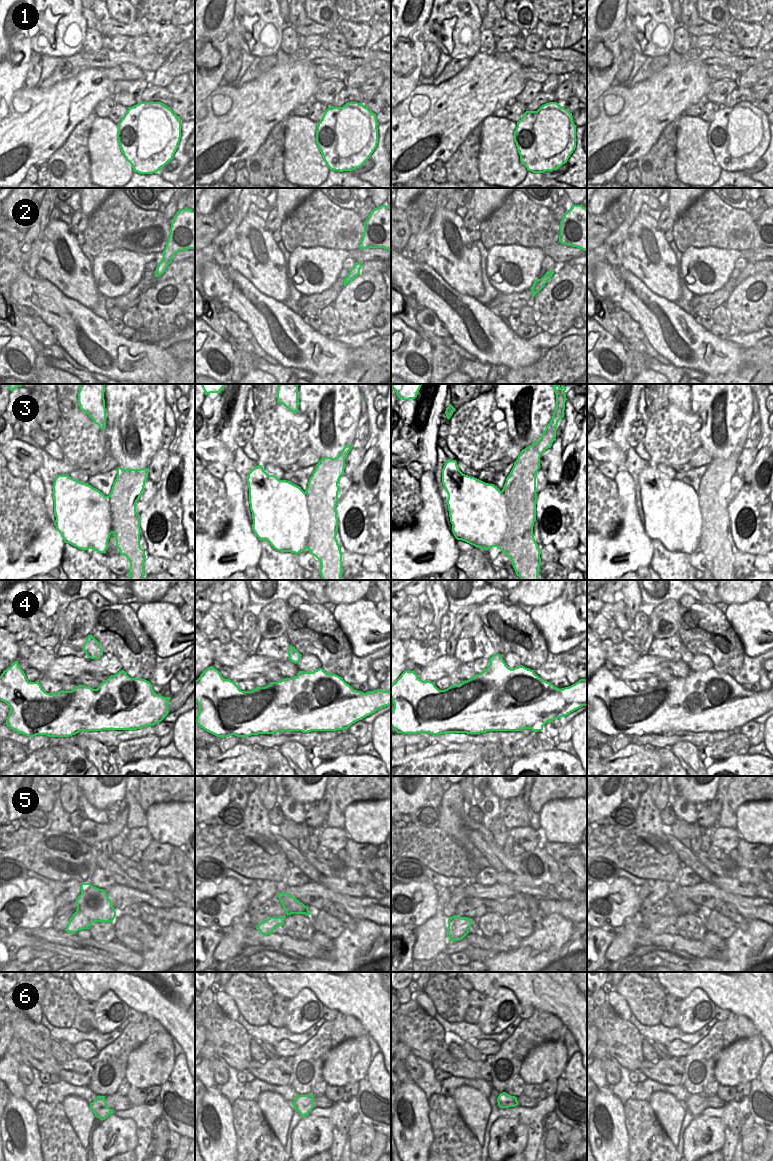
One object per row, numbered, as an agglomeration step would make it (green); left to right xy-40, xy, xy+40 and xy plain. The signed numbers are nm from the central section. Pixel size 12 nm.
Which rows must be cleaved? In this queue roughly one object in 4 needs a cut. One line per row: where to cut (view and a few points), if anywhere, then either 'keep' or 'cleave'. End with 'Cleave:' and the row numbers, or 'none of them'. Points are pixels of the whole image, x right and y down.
1: no cut | keep
2: no cut | keep
3: xy+40 (502, 491), (507, 515), (505, 535), (500, 549) | cleave
4: no cut | keep
5: no cut | keep
6: no cut | keep
Cleave: 3

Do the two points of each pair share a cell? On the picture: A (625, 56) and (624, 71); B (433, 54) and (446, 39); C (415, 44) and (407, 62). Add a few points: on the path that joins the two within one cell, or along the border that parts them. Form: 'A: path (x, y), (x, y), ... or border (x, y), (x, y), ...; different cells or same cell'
A: path (625, 60), (624, 67); same cell
B: border (425, 41), (434, 43), (441, 51); different cells
C: path (411, 48), (407, 52), (407, 58); same cell

